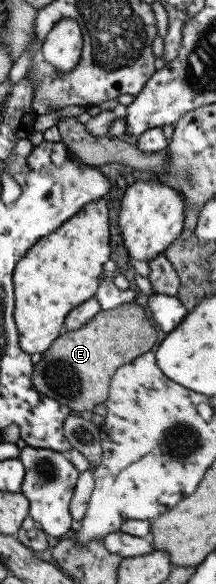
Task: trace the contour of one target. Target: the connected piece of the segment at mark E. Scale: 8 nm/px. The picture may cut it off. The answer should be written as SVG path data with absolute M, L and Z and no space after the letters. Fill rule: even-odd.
M134 302L122 304L112 310L101 310L92 320L89 320L78 330L66 331L59 335L52 346L41 353L41 359L33 365L32 380L34 386L40 391L66 406L72 413L90 411L99 404L105 403L109 398L109 386L112 375L122 365L128 364L142 353L150 351L156 340L158 332L146 319L146 309Z

